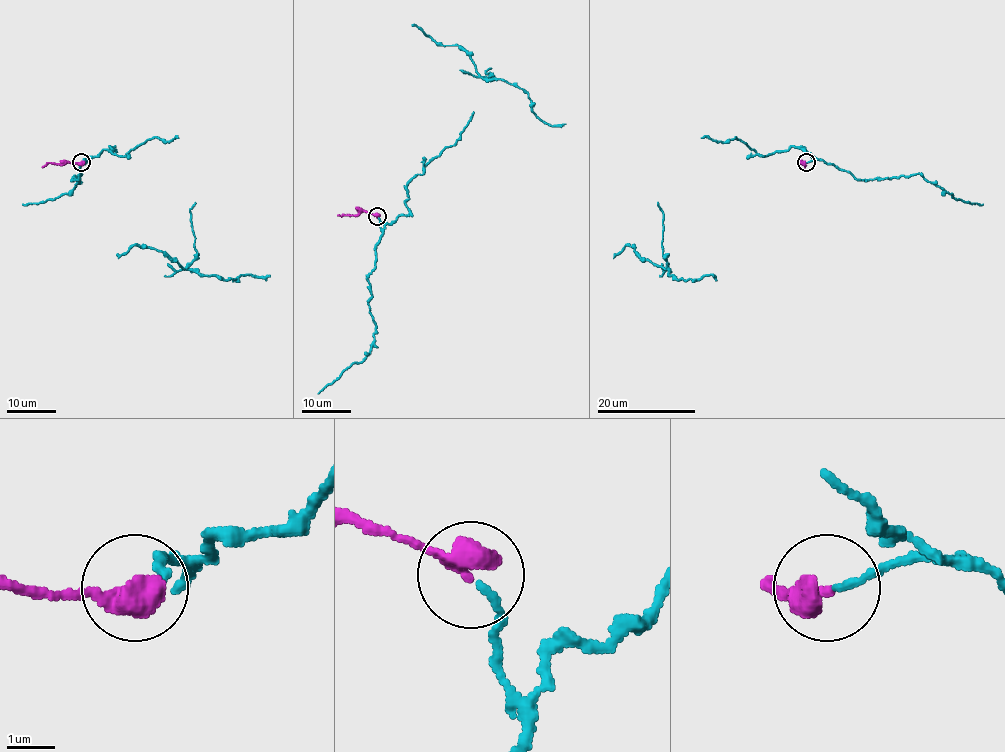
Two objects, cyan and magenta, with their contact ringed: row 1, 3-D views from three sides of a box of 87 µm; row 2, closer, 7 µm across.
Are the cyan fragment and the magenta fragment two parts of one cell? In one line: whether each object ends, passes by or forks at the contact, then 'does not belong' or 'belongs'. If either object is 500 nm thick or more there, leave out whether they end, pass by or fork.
does not belong

